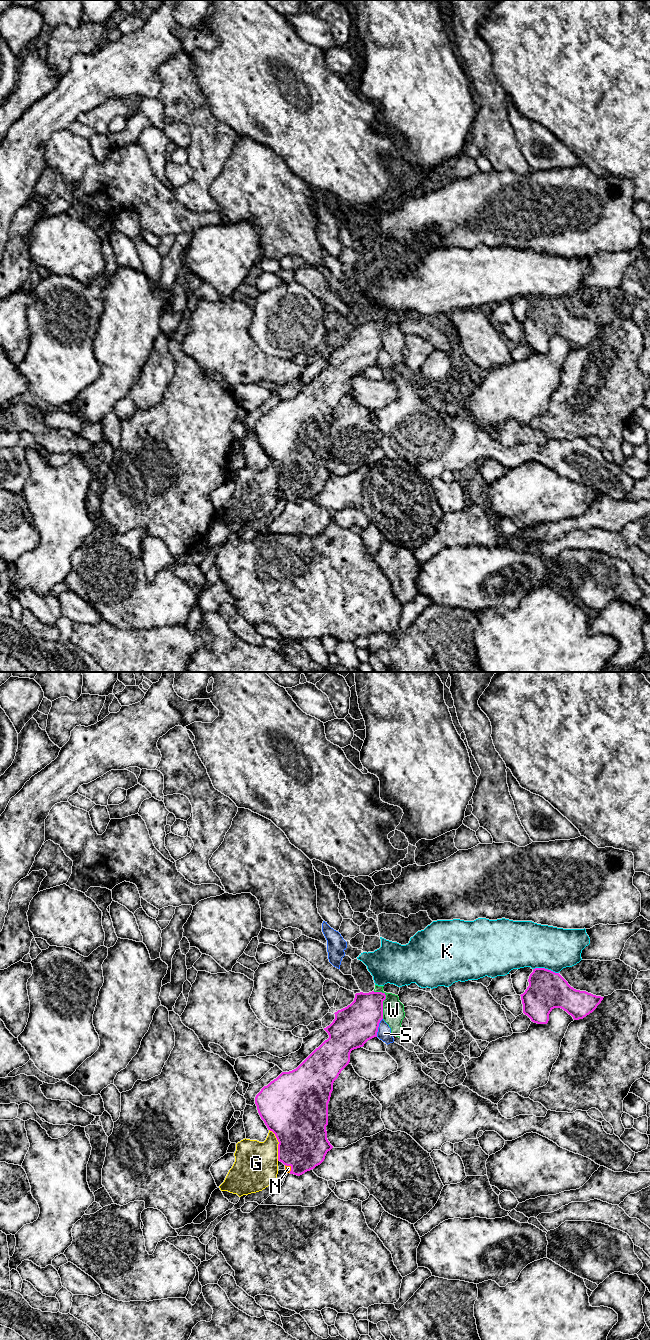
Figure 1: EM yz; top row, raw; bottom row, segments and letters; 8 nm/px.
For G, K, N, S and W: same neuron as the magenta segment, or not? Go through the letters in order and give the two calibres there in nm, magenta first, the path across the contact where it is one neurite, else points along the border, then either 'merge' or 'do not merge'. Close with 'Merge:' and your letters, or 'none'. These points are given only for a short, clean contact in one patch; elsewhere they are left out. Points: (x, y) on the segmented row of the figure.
G: 440 nm thick on the magenta side, 360 nm on the other; do not merge
K: 300 nm thick on the magenta side, 360 nm on the other; do not merge
N: 400 nm thick on the magenta side, 50 nm on the other; runs through yz (303, 1144), (297, 1161), (291, 1167), (288, 1168); merge
S: 320 nm thick on the magenta side, 110 nm on the other; border along yz (382, 1018), (376, 1036); do not merge
W: 300 nm thick on the magenta side, 180 nm on the other; border along yz (373, 991), (381, 991), (385, 995), (383, 1018); do not merge
Merge: N

